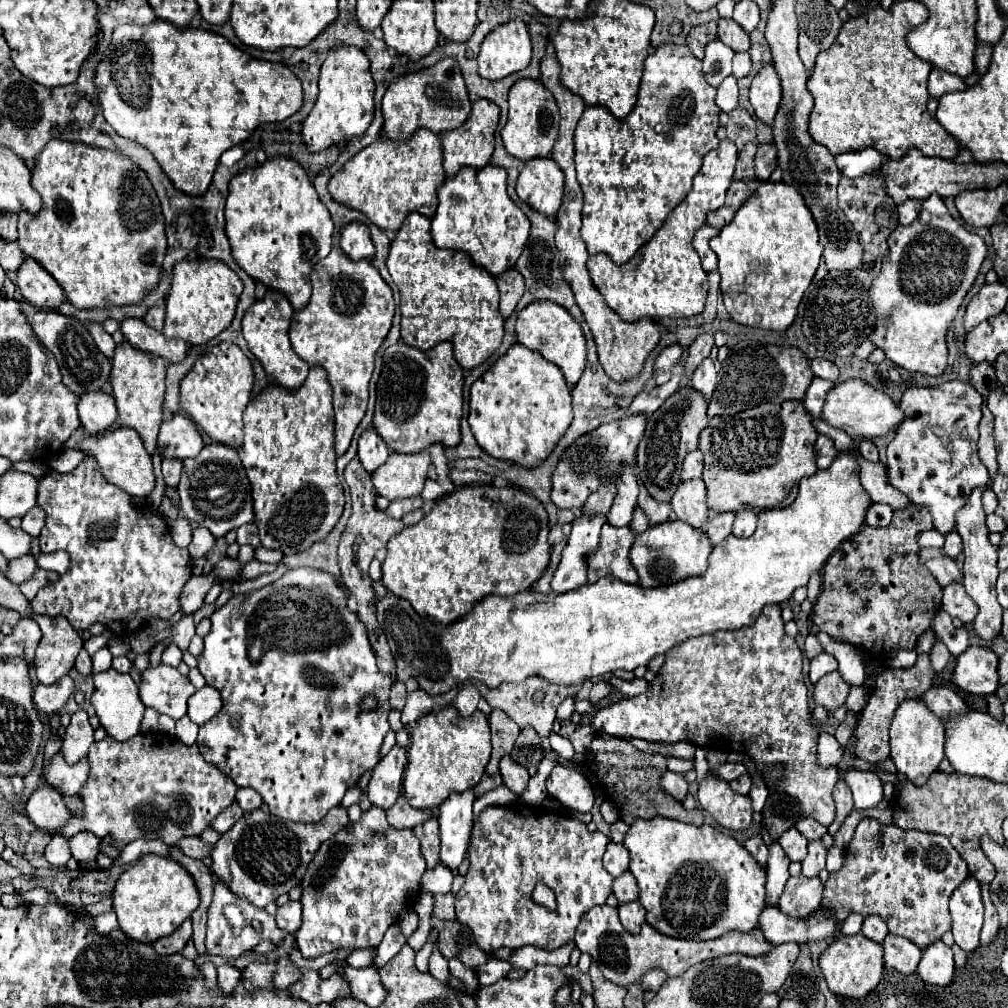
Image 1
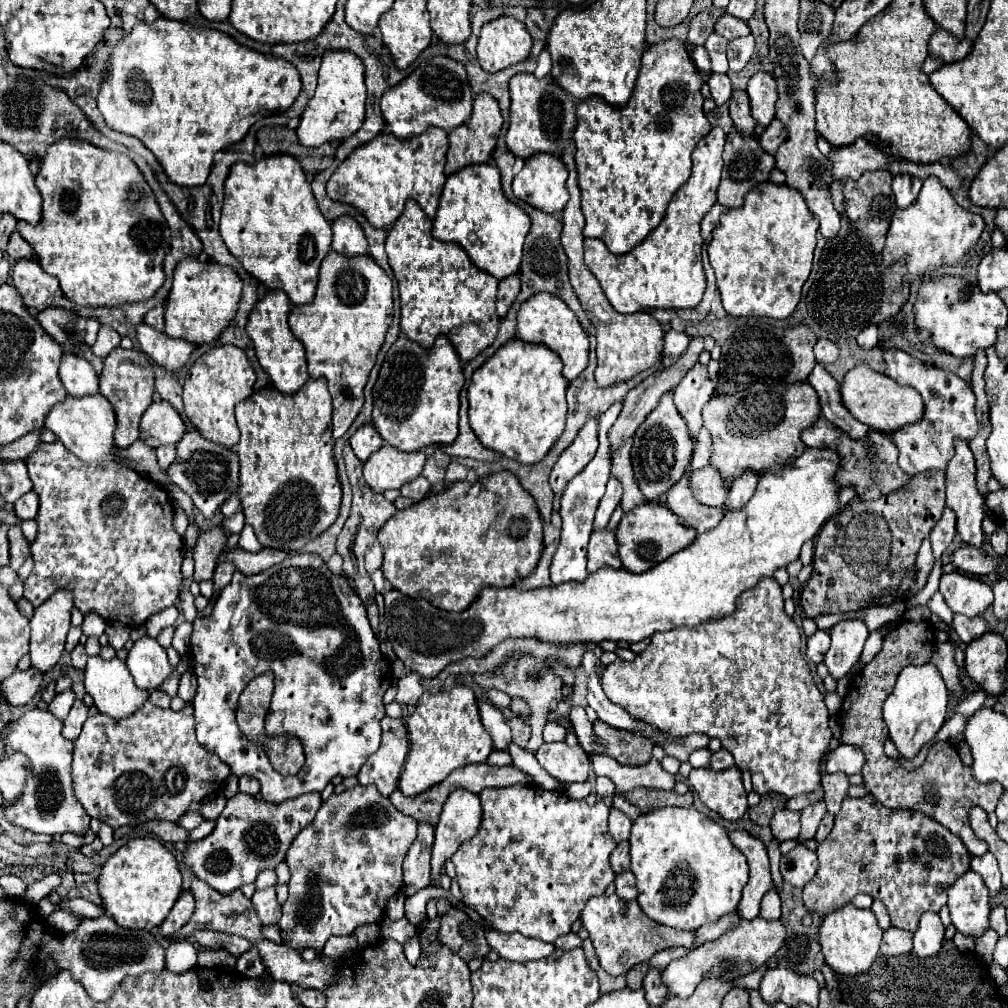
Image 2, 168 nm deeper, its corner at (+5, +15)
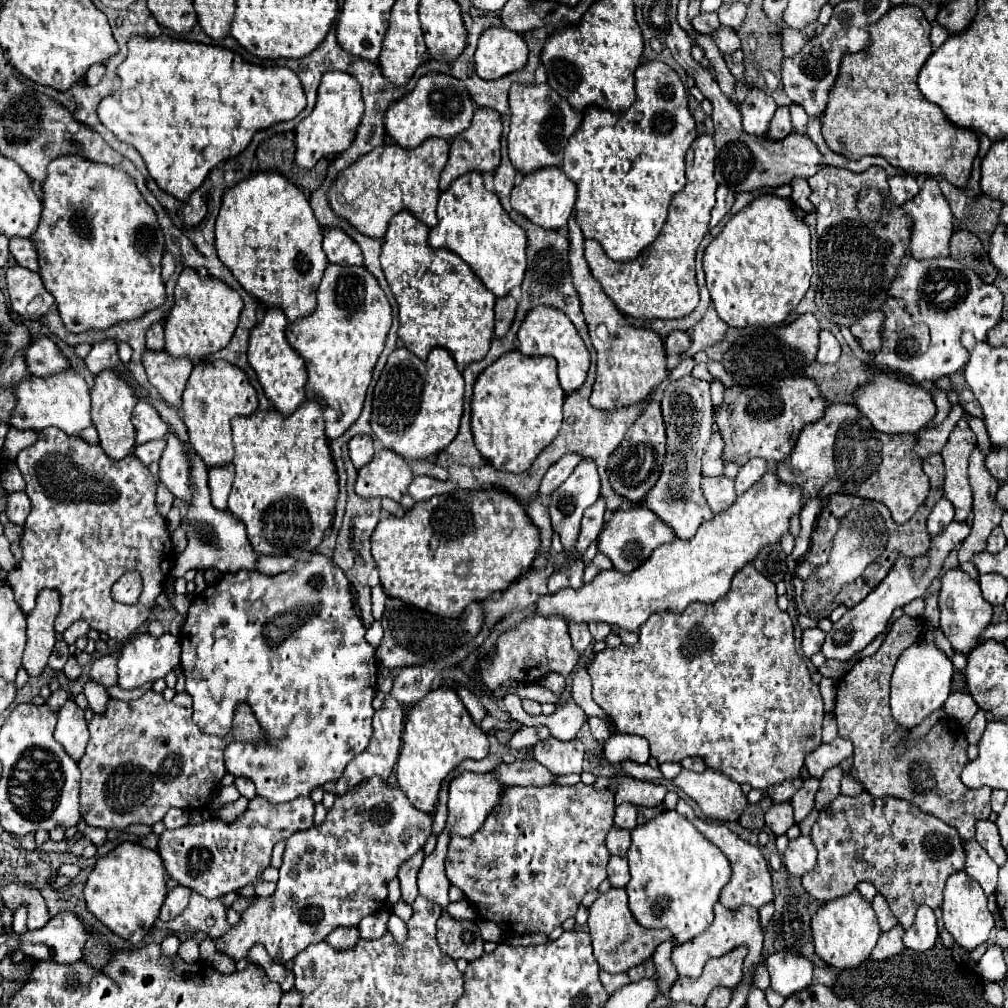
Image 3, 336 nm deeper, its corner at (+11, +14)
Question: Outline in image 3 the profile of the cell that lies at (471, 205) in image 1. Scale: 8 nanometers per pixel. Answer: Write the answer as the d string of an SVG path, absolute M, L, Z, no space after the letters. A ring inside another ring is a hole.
M478 171L458 177L446 191L442 191L438 201L438 225L430 229L428 241L434 249L446 247L460 255L496 297L508 295L510 289L524 279L526 231L502 209L496 193L484 189Z

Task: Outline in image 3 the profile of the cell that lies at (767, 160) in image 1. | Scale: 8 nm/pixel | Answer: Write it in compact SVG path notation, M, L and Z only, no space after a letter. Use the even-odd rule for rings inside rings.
M778 107L772 121L770 121L770 129L766 133L768 139L784 139L788 133L792 131L792 125L790 125L790 111L788 107Z

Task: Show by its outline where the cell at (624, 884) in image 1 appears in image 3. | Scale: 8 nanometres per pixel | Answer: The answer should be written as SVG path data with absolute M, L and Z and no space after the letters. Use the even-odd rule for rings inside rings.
M612 827L610 835L606 837L606 847L608 847L610 855L626 857L626 851L630 847L630 831L620 829L620 827Z

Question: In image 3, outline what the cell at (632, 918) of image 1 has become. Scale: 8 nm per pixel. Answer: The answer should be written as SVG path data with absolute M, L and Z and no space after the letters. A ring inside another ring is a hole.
M610 857L608 863L608 881L612 887L626 887L630 873L628 873L628 861L624 857Z

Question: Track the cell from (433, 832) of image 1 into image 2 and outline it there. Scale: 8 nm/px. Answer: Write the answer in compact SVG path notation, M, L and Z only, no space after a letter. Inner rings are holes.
M424 822L418 824L416 844L408 850L402 870L404 870L404 894L410 896L426 886L430 886L430 854L434 844L434 828Z

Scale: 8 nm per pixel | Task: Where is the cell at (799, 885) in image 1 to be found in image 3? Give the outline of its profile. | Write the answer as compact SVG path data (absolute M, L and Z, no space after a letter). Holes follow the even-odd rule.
M798 837L790 841L788 849L784 851L784 865L790 875L802 877L816 865L816 849L810 837Z

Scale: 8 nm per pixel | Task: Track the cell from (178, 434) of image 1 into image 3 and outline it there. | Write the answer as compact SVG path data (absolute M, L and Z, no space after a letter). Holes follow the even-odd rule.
M138 401L132 413L132 425L136 429L136 443L148 443L154 439L164 439L170 433L170 427L162 421L158 411L144 401Z

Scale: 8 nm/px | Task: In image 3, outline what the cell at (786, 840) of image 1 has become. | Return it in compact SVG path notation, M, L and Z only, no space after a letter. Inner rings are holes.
M790 803L772 805L768 809L766 827L770 827L770 831L774 835L784 835L792 825L794 825L794 817L792 817L792 805Z

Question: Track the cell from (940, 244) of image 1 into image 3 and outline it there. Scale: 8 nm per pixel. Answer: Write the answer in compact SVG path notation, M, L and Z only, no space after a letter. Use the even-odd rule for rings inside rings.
M928 177L922 183L920 193L906 201L906 205L902 205L902 211L906 215L912 217L912 241L910 241L910 255L918 261L922 259L936 259L936 257L948 257L950 253L950 237L954 233L954 215L950 211L948 201L944 199L938 181L934 177Z

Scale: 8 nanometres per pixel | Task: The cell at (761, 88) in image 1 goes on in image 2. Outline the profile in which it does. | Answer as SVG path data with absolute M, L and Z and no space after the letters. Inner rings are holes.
M756 72L750 82L748 82L748 96L750 96L750 108L752 116L756 118L758 124L768 126L770 120L774 118L776 112L776 80L772 74L766 72Z

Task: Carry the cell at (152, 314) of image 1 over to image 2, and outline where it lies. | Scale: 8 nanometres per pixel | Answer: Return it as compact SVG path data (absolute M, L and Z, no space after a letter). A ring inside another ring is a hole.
M156 306L152 308L152 312L148 312L148 316L144 318L144 322L160 332L164 332L164 306Z

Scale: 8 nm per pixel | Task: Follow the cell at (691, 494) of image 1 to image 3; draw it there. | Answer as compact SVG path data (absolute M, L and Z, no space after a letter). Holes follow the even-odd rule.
M724 475L722 477L702 477L700 485L702 485L702 493L704 493L712 513L720 513L736 501L734 481Z

